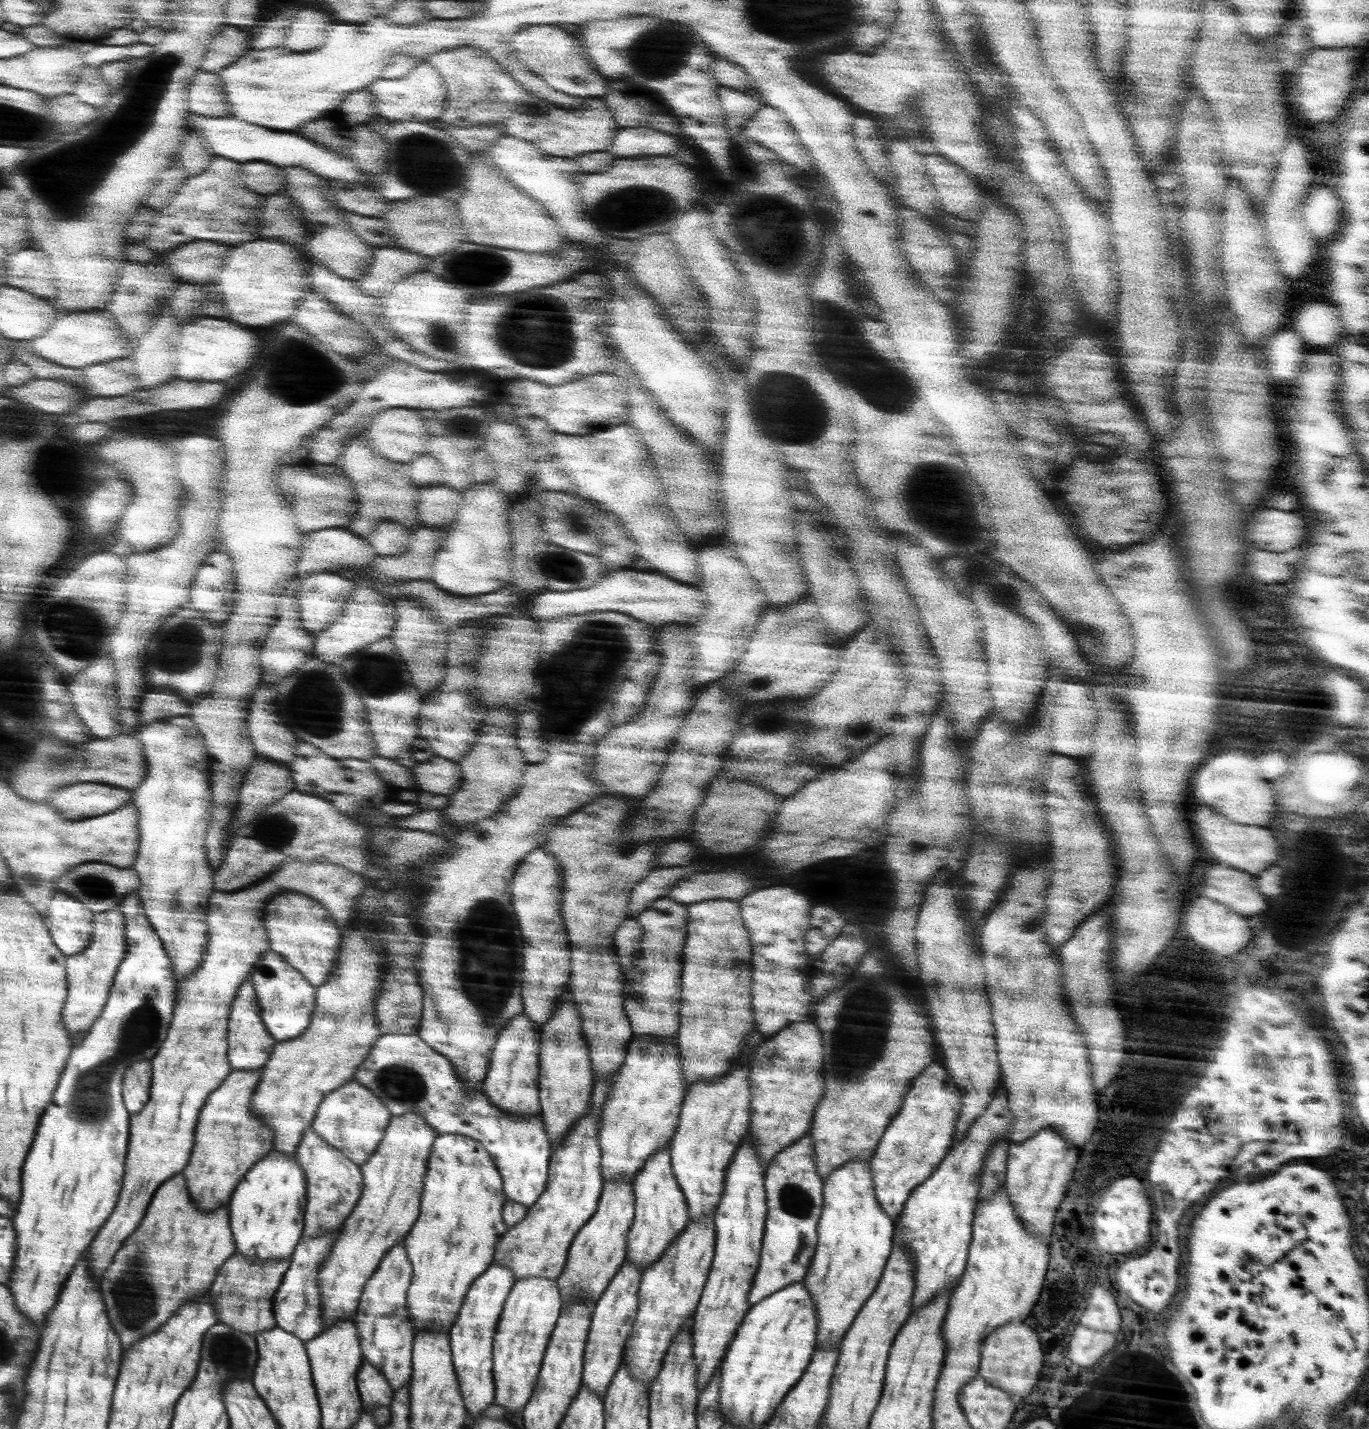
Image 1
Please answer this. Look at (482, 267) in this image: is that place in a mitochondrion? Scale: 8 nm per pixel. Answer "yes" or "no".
yes

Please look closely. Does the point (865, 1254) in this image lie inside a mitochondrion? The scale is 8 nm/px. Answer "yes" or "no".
no

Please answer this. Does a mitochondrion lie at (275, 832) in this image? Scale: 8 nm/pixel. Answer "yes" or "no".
yes

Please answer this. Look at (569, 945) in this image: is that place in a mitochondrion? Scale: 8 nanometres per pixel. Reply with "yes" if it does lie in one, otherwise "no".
no

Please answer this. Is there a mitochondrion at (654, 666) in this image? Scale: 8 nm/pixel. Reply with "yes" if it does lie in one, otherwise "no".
no

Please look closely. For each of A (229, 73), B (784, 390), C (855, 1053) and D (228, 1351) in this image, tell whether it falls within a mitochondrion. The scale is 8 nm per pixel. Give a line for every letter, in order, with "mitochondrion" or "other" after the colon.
A: other
B: mitochondrion
C: mitochondrion
D: mitochondrion

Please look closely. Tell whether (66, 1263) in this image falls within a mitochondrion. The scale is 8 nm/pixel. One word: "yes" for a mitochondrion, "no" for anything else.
no

